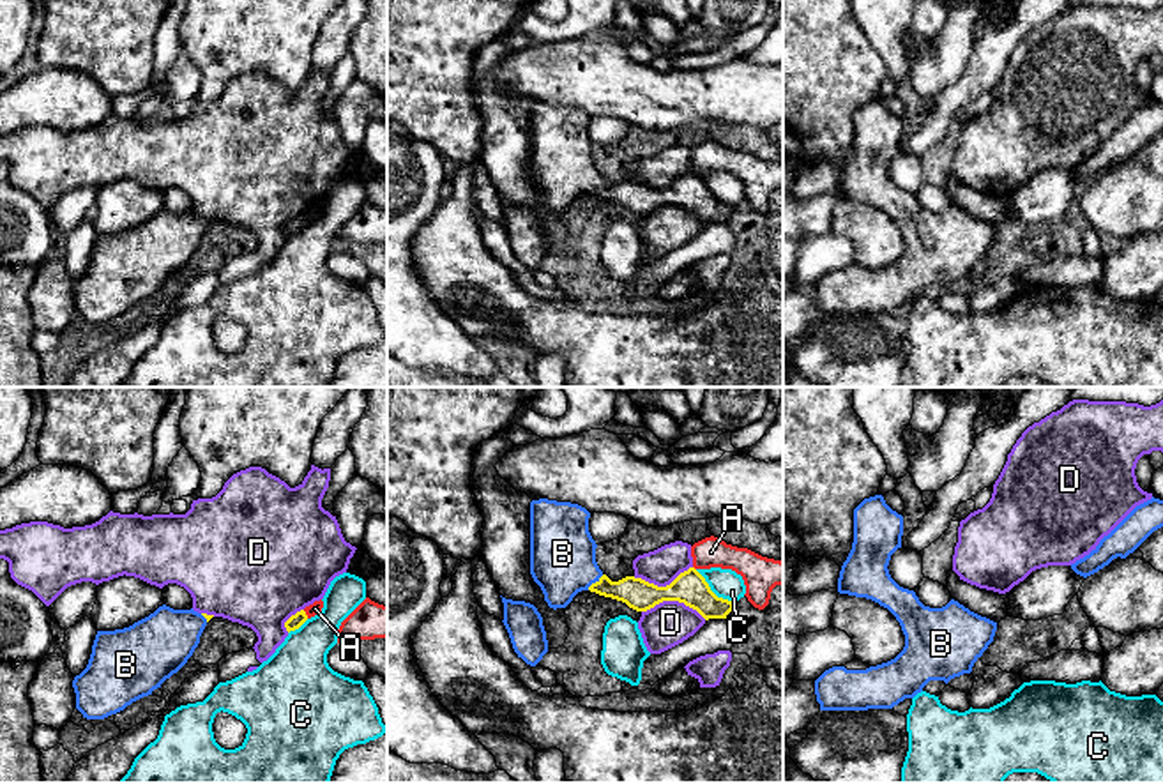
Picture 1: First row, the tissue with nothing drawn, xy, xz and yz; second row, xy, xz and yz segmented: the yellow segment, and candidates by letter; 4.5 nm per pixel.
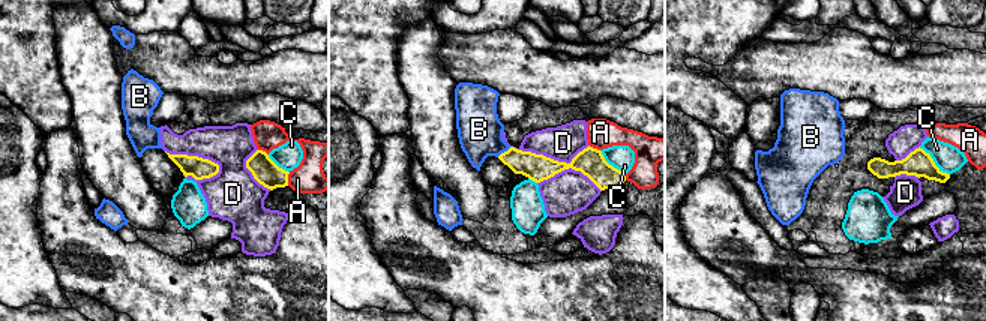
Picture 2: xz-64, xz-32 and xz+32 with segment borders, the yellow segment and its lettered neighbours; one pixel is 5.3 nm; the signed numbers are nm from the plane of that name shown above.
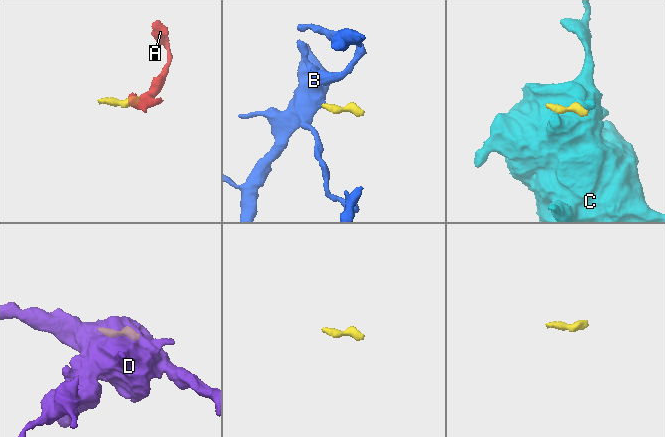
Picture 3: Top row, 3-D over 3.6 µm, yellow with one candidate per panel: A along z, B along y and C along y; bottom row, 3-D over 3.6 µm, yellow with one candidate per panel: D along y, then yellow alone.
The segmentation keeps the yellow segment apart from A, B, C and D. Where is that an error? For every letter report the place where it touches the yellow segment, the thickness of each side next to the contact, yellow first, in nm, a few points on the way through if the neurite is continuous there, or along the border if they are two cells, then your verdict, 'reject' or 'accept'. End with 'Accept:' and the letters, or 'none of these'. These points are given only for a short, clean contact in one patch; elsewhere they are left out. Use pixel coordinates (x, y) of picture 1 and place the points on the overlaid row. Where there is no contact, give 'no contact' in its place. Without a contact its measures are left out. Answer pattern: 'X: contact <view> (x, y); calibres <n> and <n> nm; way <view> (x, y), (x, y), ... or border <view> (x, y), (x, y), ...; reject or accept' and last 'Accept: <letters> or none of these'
A: contact xy (304, 614); calibres 70 and 60 nm; border xy (303, 610), (308, 617); reject
B: contact xz (596, 582); calibres 140 and 300 nm; way xz (638, 594), (608, 589), (596, 582), (562, 554); accept
C: contact xz (711, 591); calibres 160 and 140 nm; border xz (695, 570), (718, 596), (732, 603); reject
D: contact xz (674, 600); calibres 160 and 200 nm; reject
Accept: B

